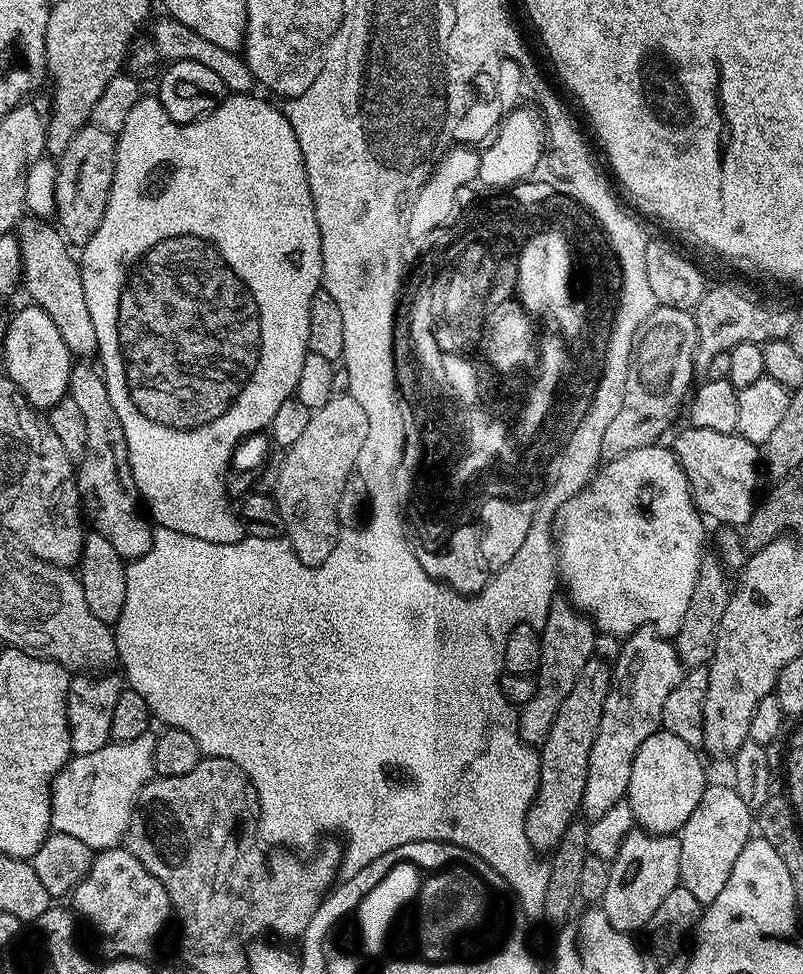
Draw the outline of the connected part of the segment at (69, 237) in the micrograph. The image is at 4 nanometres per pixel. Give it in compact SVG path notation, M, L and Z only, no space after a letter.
M91 122L84 125L70 138L70 146L55 157L56 162L56 211L55 223L65 240L72 246L83 246L94 238L94 230L102 226L110 186L114 182L117 133L102 130Z

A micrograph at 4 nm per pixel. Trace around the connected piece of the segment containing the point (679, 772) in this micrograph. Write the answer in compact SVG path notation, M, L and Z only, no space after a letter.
M663 730L650 734L638 754L634 754L634 766L630 766L630 786L627 801L634 810L637 825L645 832L657 832L660 836L679 833L686 818L694 814L694 806L702 799L706 787L701 753L686 746L682 738Z

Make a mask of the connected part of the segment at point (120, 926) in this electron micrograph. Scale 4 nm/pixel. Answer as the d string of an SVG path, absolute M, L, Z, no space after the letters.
M123 846L106 848L93 855L90 870L70 893L71 900L75 915L85 916L100 935L108 958L148 958L168 919L171 921L174 916L166 886Z

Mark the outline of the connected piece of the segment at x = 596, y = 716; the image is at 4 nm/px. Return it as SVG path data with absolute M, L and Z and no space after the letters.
M593 658L586 662L582 674L578 674L578 682L570 689L570 695L562 702L558 710L558 718L554 718L554 726L550 726L550 734L544 744L539 745L540 785L536 797L528 807L526 822L526 838L537 853L548 854L566 834L566 830L577 819L582 802L582 790L586 790L586 770L590 766L590 746L594 746L594 738L598 734L598 722L602 722L602 706L606 702L606 694L612 685L612 668L609 661Z

